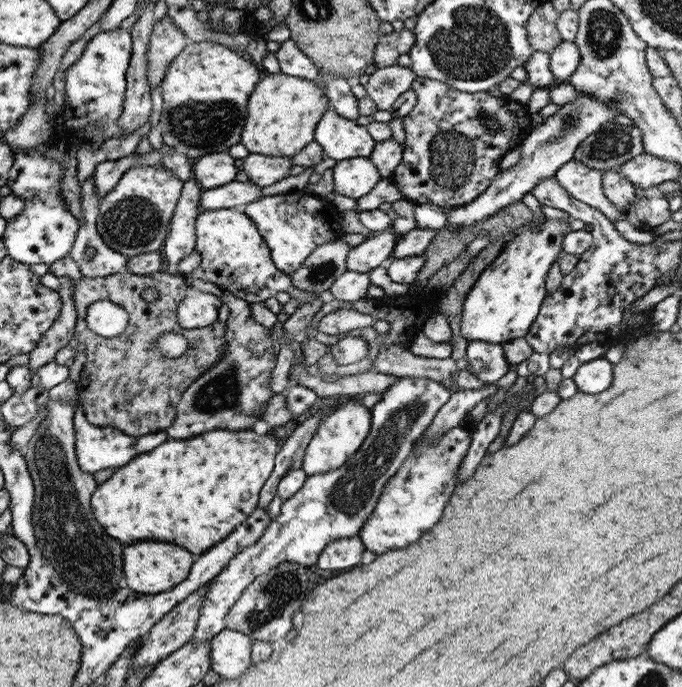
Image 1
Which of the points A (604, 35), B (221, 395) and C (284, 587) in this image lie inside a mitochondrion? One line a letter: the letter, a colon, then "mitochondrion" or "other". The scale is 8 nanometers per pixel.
A: mitochondrion
B: mitochondrion
C: mitochondrion

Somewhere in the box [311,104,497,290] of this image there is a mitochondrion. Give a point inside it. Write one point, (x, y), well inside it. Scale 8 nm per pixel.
(451, 163)

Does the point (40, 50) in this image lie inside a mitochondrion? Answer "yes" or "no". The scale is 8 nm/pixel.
no

